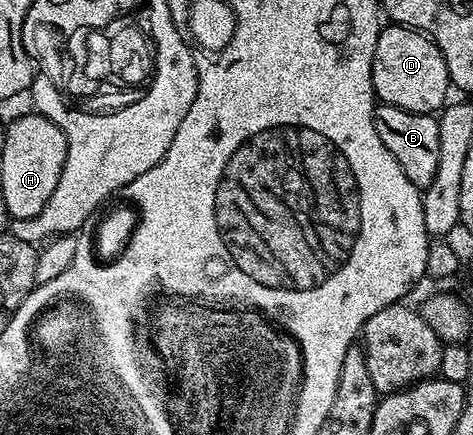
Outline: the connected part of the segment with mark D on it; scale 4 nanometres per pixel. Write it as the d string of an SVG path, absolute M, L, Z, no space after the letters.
M384 25L379 32L371 72L382 89L384 86L387 90L395 90L395 94L385 98L386 105L400 106L414 114L435 114L442 111L448 101L451 77L445 68L445 56L441 56L437 44L420 30Z

